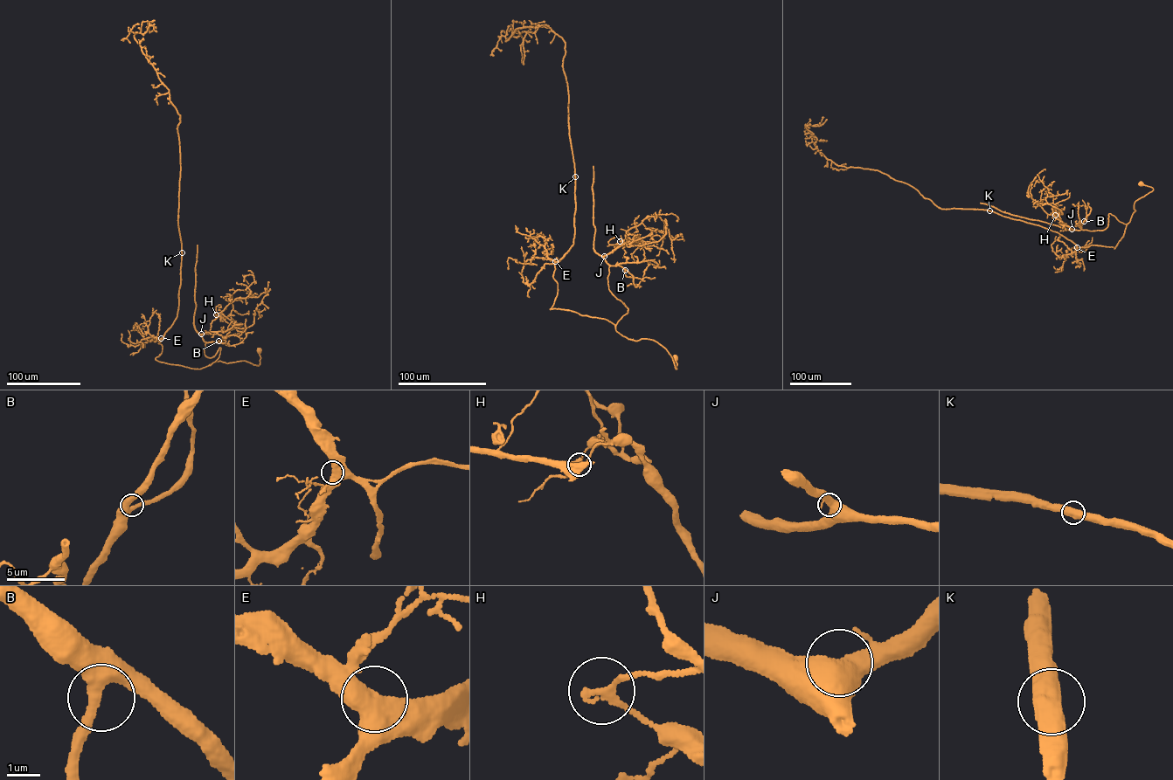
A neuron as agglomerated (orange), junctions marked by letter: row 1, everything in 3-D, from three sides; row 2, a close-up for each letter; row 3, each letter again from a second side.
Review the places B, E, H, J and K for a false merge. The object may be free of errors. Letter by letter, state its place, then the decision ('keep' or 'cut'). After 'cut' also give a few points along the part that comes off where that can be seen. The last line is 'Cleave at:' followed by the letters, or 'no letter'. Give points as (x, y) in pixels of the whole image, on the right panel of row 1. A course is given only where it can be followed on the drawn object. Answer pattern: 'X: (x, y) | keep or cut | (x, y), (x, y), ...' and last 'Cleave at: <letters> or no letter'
B: (1084, 221) | keep
E: (1077, 247) | keep
H: (1055, 215) | cut | (1055, 215), (1046, 213), (1028, 193), (1036, 176), (1037, 182), (1044, 181)
J: (1072, 229) | keep
K: (989, 210) | keep
Cleave at: H

